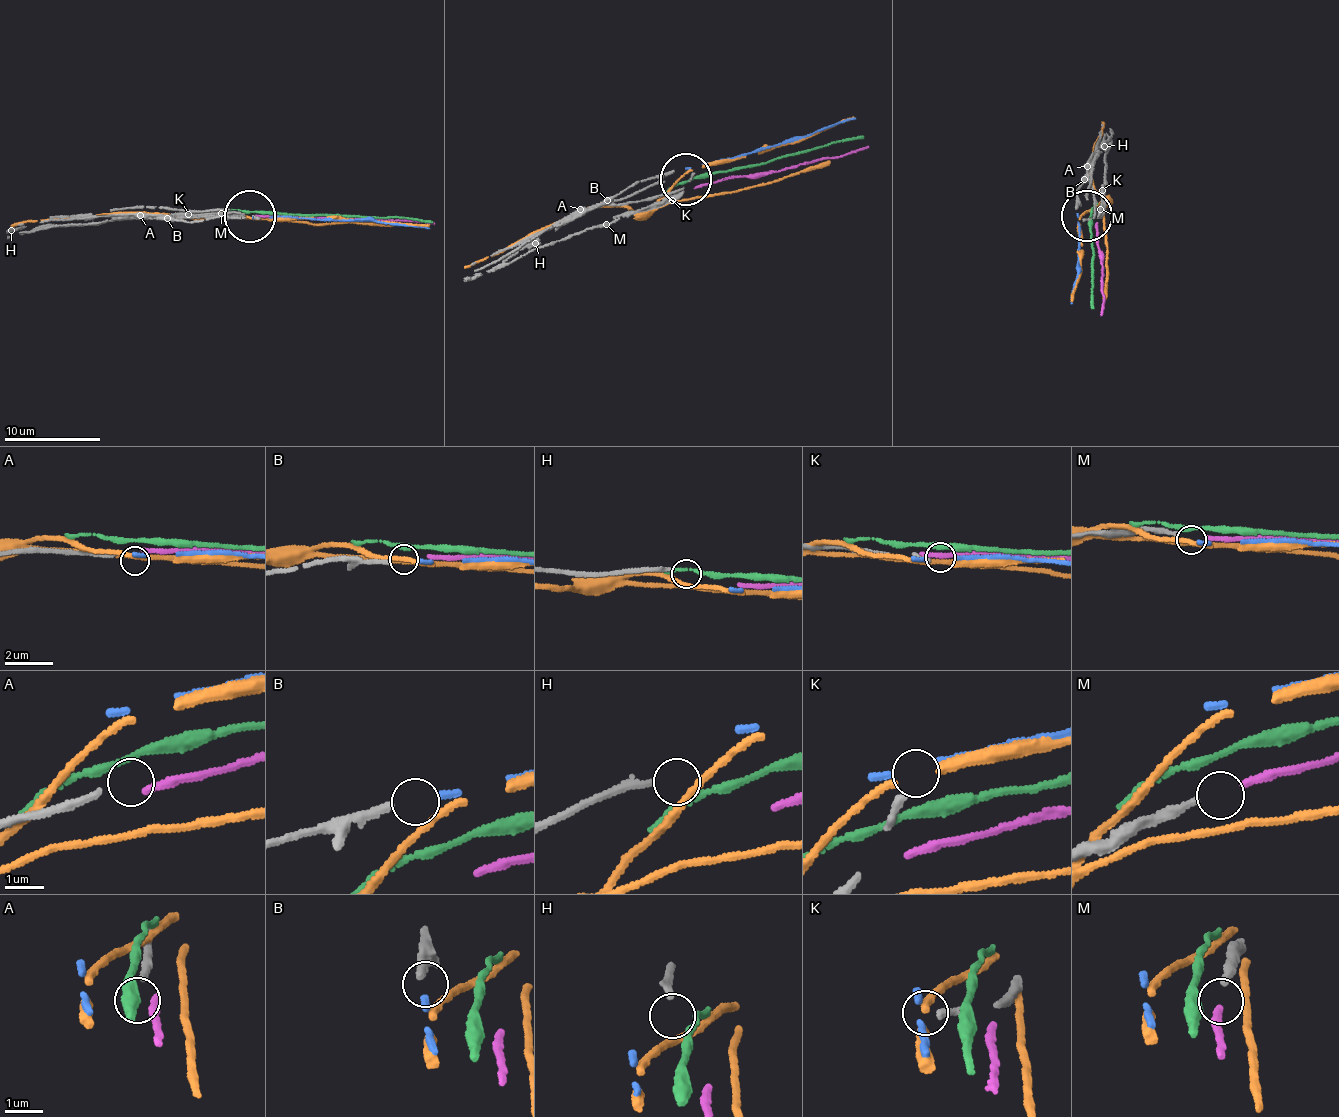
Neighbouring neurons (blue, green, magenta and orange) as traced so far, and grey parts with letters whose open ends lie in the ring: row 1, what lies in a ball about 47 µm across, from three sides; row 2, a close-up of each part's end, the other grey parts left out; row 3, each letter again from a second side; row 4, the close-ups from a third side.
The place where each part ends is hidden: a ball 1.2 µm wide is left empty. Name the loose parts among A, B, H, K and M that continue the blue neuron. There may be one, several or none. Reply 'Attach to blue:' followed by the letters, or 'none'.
Attach to blue: B

